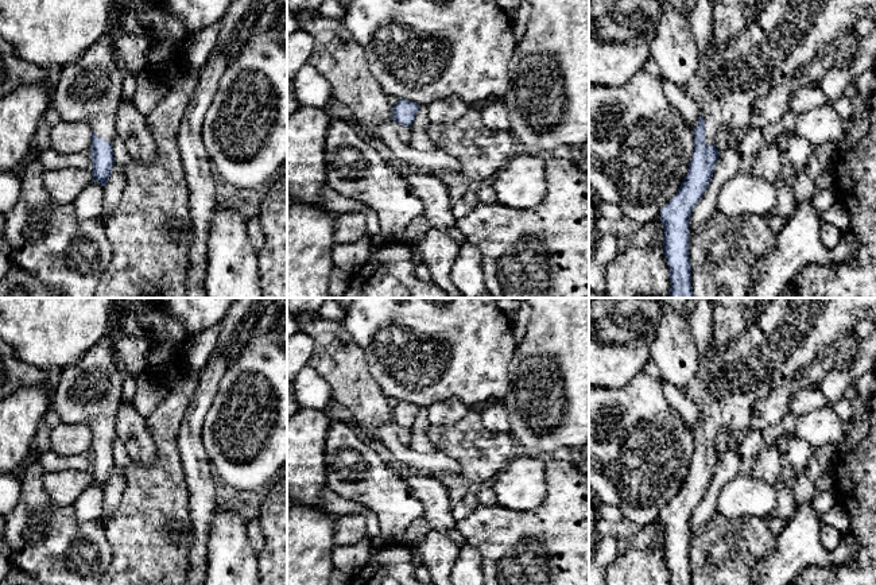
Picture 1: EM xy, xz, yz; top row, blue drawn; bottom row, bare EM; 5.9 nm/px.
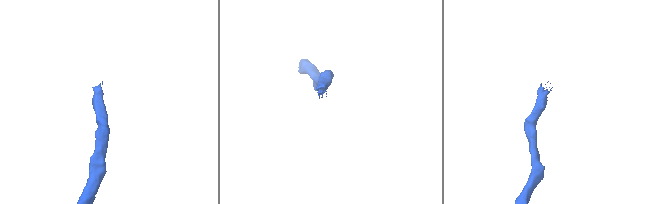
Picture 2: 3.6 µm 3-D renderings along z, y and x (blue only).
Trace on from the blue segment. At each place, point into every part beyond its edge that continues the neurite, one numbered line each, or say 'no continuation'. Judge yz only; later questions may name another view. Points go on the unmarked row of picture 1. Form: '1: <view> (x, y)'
1: yz (790, 333)

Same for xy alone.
1: xy (89, 392)

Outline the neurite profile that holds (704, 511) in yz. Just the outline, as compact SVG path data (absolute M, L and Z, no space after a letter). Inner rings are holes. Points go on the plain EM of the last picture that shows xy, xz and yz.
M737 445L734 449L720 453L718 462L713 472L713 479L710 481L710 487L691 514L689 523L690 536L709 523L713 514L716 512L718 491L728 481L740 476L739 472L741 460L743 457L740 453L740 445Z

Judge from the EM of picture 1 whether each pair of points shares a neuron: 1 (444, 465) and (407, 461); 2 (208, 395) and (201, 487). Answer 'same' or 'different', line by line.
1: same
2: same

